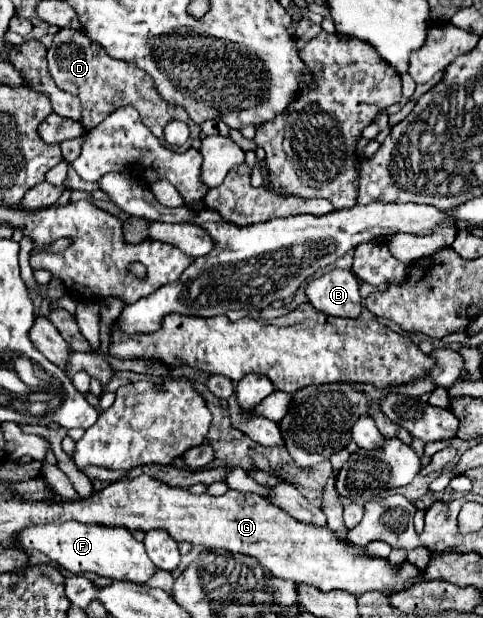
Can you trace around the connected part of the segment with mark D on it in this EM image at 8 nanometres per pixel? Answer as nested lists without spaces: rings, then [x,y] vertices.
[[[61,28],[53,38],[53,44],[47,52],[47,60],[49,60],[49,74],[55,80],[57,88],[65,90],[65,92],[69,92],[69,94],[73,94],[81,100],[81,106],[83,106],[81,122],[87,130],[101,124],[117,108],[133,106],[139,112],[143,124],[147,124],[149,130],[161,142],[165,142],[163,128],[165,128],[167,122],[171,122],[171,120],[185,122],[191,128],[191,136],[179,148],[181,152],[189,150],[191,142],[201,136],[201,128],[187,116],[187,112],[181,106],[173,106],[173,104],[167,104],[165,100],[161,100],[161,96],[155,90],[153,80],[143,70],[139,70],[133,64],[111,58],[99,44],[93,44],[81,30]]]

